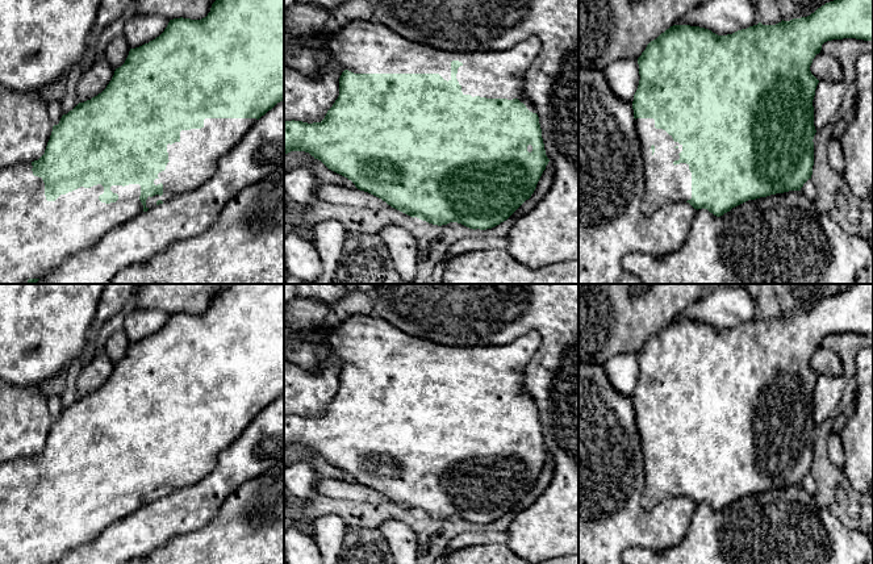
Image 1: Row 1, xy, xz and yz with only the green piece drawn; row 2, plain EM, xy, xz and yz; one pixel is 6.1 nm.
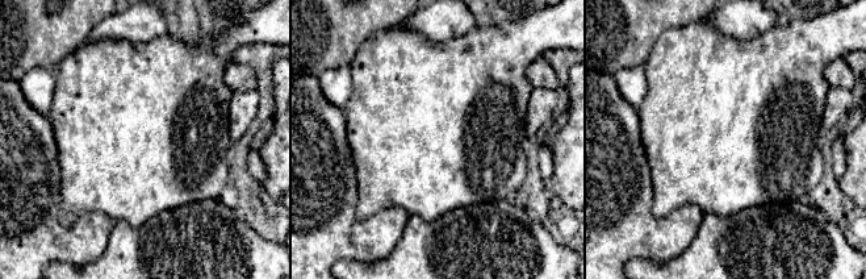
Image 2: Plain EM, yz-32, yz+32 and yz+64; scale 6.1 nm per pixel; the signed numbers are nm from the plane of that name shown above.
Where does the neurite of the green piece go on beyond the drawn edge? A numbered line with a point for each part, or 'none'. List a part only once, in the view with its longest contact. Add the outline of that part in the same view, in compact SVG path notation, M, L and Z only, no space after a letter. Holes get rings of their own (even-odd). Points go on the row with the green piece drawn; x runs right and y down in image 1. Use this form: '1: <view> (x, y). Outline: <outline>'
1: xy (37, 235). Outline: M17 163L0 168L0 284L26 284L29 279L42 279L55 272L68 258L96 246L106 233L131 221L143 212L139 200L141 185L112 185L118 195L116 202L105 204L99 200L104 193L101 184L91 188L80 187L55 201L47 201L42 177L34 176L32 163Z

